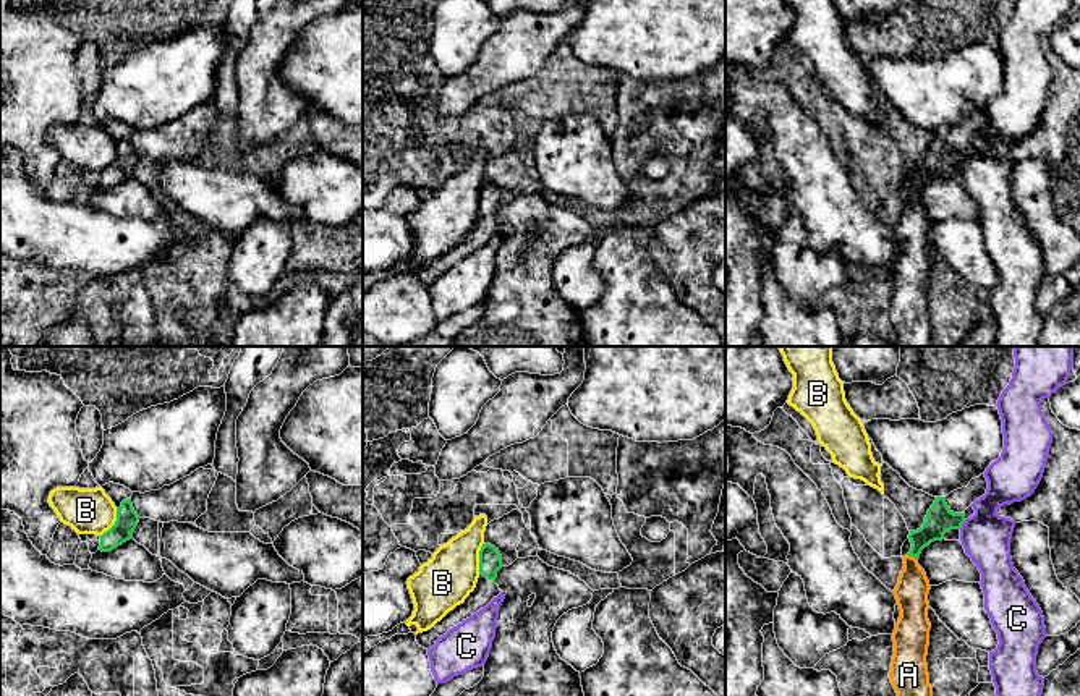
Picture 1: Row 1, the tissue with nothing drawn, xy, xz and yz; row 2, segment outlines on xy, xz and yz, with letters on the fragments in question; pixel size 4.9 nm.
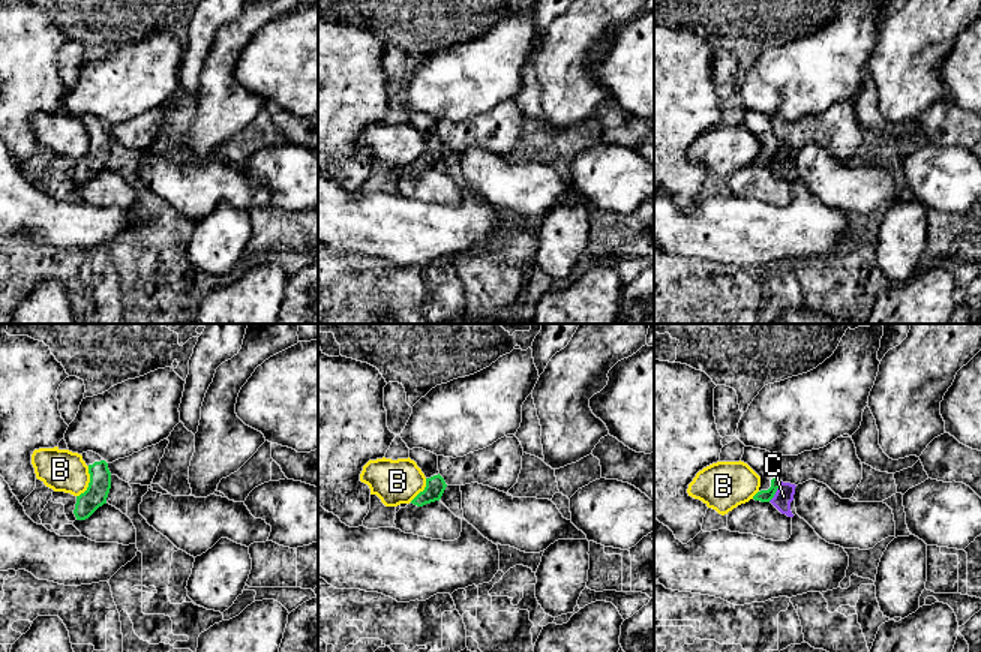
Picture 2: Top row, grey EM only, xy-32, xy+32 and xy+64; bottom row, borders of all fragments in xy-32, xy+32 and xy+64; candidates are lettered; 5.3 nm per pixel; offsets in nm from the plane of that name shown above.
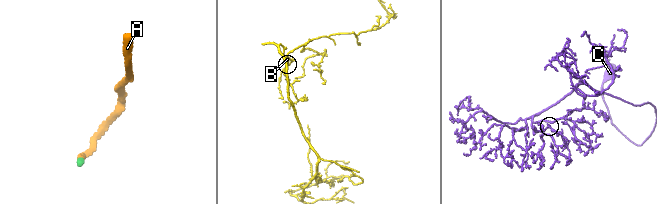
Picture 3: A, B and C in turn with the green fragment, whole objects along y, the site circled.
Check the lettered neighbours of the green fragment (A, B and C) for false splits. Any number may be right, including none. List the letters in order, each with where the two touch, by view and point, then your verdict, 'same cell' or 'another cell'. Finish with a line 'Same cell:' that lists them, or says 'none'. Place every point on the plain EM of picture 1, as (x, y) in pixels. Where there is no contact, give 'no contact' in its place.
A: meets green in yz at (912, 193); same cell
B: meets green in xy at (115, 161); another cell
C: meets green in yz at (962, 161); another cell
Same cell: A

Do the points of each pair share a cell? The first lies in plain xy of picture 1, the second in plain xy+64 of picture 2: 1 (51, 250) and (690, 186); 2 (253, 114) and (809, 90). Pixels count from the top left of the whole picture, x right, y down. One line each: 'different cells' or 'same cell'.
1: different cells
2: different cells

